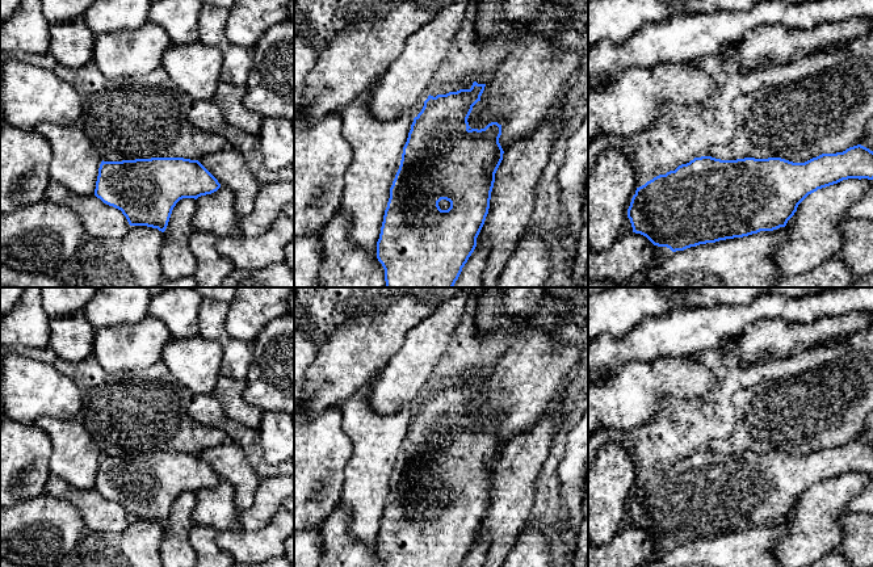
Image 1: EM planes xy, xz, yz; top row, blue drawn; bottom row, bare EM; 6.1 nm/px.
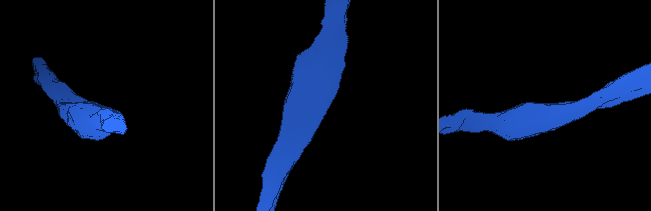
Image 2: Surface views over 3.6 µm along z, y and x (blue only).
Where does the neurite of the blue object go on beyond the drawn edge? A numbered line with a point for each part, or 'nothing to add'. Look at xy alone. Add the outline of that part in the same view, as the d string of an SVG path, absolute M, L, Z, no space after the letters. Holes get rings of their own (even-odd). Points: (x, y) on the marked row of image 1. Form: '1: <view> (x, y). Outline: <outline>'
nothing to add

